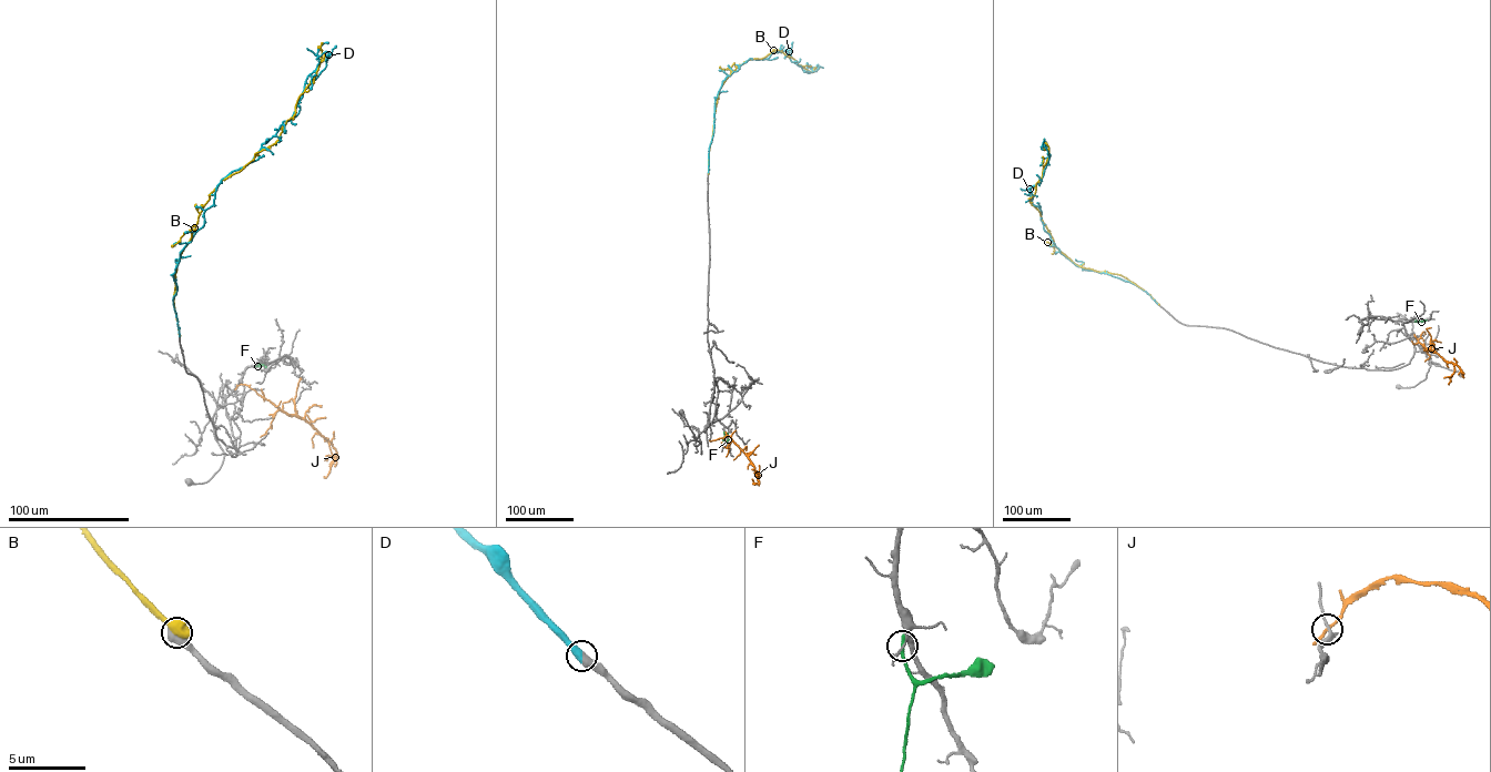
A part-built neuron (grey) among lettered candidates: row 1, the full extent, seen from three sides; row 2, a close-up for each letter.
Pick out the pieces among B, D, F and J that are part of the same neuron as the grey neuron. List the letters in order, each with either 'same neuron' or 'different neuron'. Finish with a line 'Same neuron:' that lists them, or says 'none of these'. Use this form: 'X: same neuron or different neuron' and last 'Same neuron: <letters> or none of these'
B: different neuron
D: same neuron
F: different neuron
J: different neuron
Same neuron: D

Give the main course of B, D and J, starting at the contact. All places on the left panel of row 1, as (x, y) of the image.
B: (179, 336), (174, 273), (203, 206), (223, 180), (277, 140), (317, 70), (322, 42)
D: (179, 336), (172, 275), (180, 253), (204, 224), (221, 181), (292, 117), (328, 52), (316, 59)
J: (235, 387), (246, 385), (288, 414), (307, 420), (335, 450), (336, 458), (326, 455), (324, 460)

